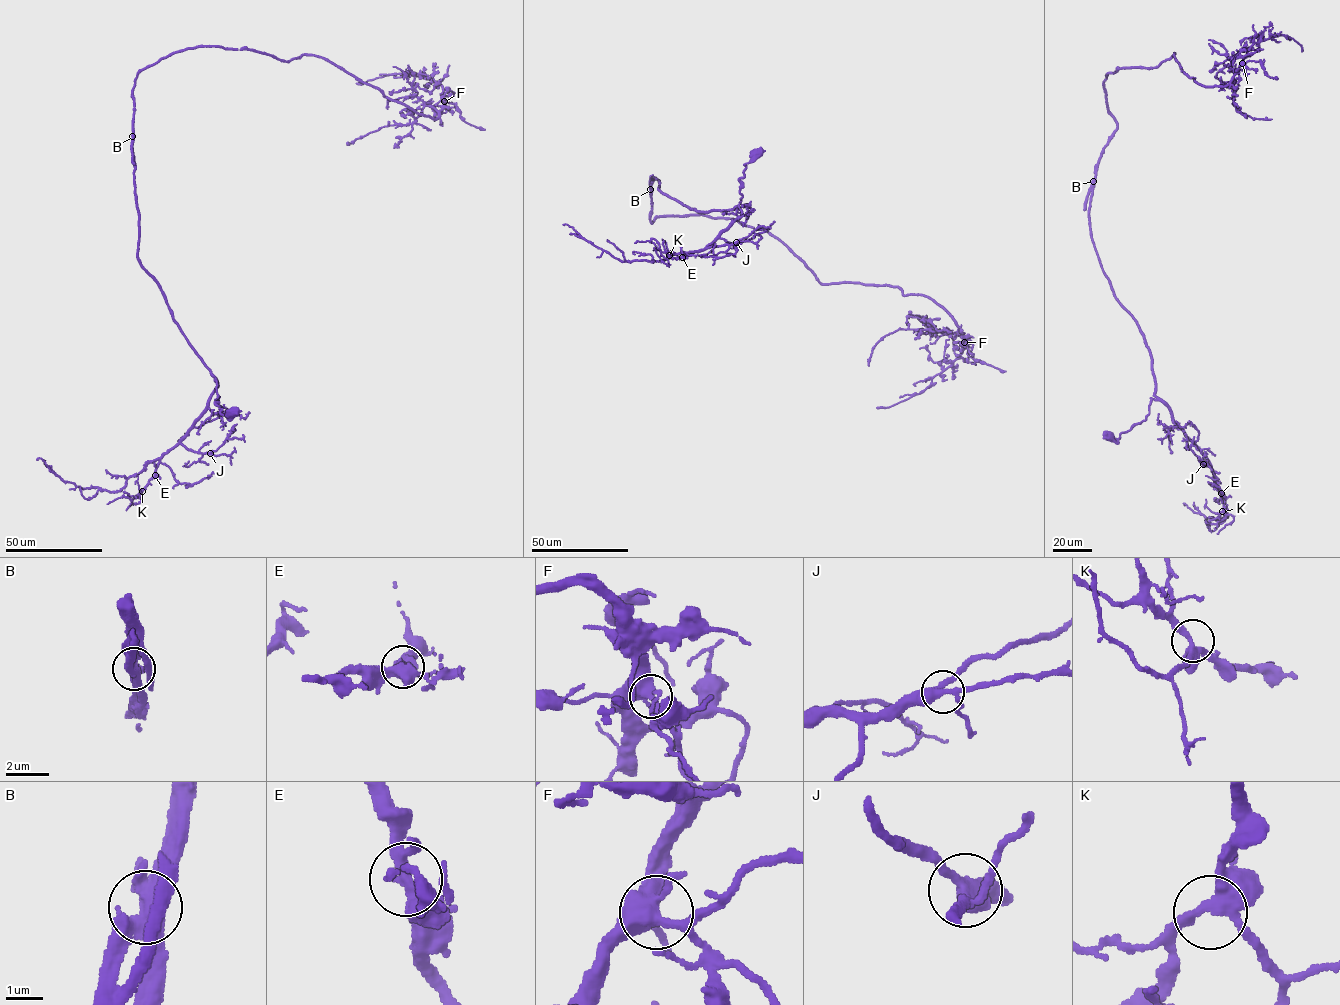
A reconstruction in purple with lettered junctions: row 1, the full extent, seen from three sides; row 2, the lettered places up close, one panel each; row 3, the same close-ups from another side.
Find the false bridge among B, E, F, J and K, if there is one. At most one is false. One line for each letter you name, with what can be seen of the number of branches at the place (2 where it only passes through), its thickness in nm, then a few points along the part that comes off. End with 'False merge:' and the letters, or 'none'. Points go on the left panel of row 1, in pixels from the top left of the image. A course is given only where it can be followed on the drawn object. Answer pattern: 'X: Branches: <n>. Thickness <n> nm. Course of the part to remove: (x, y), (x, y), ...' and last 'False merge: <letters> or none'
B: Branches: 4. Thickness 440 nm. Course of the part to remove: (132, 136), (134, 164)
False merge: B

